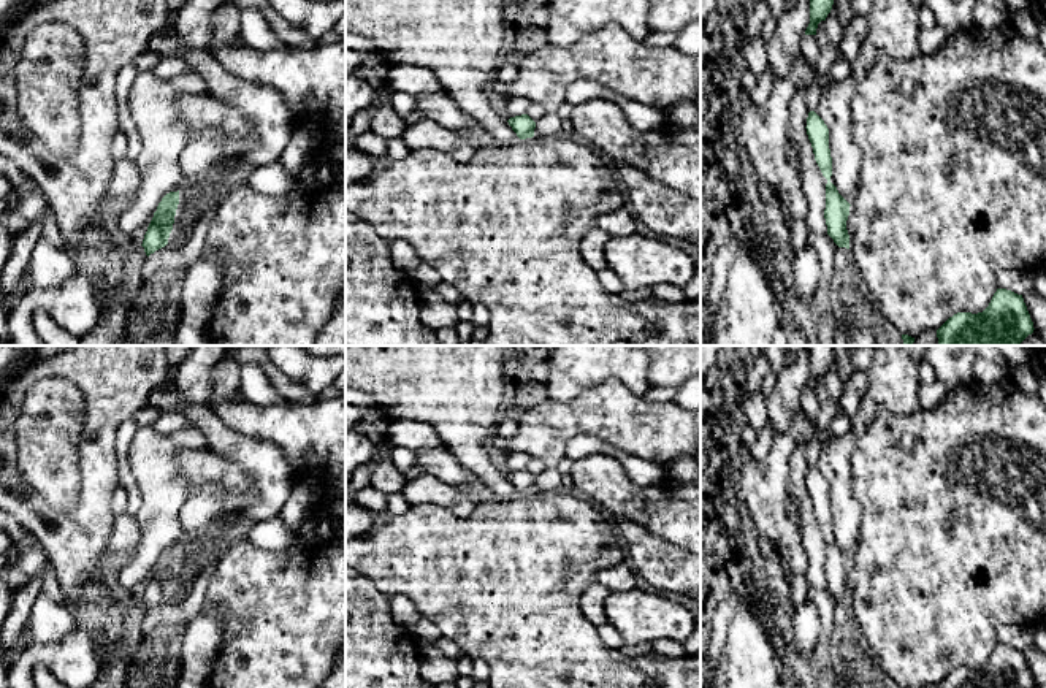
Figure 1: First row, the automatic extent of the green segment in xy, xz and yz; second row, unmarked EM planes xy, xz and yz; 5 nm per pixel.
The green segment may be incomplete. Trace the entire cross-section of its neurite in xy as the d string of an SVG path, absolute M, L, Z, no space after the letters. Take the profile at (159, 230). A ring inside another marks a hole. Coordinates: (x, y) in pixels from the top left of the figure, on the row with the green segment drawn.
M179 190L166 193L158 203L141 244L147 257L168 244L178 204Z

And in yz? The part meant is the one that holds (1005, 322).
M997 289L983 312L954 314L937 330L937 338L938 346L1021 346L1033 330L1022 295Z

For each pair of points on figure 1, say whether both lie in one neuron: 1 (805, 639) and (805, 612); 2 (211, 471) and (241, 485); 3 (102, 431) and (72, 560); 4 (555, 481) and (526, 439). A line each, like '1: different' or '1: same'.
1: same
2: same
3: same
4: different

